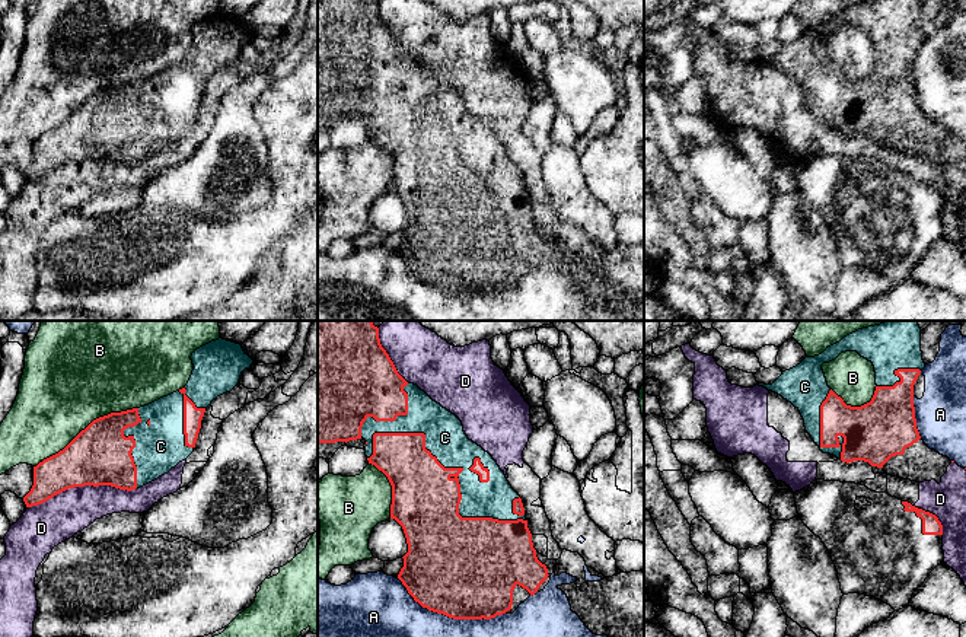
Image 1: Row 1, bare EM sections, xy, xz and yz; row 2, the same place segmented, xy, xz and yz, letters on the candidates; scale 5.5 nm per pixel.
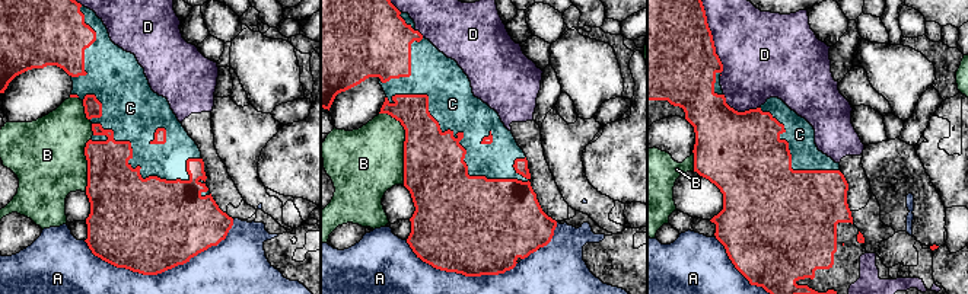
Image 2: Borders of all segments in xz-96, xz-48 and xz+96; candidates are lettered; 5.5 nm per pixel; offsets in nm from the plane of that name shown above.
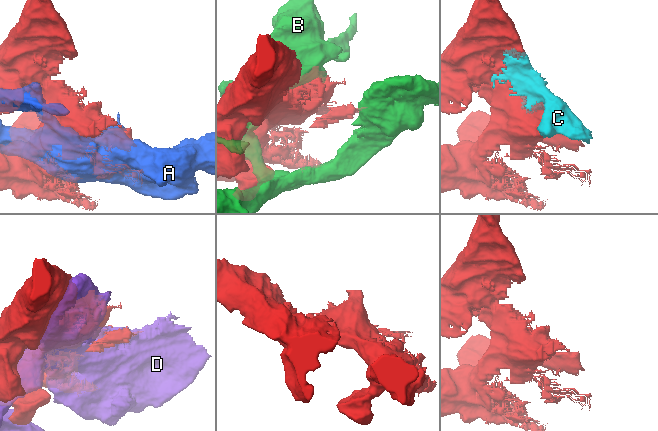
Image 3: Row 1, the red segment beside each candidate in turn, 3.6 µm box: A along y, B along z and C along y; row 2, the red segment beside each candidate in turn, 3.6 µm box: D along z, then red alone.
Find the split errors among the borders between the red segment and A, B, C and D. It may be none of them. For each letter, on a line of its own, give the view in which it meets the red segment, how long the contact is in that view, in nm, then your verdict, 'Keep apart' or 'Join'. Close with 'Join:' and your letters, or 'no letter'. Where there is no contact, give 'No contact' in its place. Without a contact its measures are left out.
A: Touches red in xz. Shared border 650 nm. Keep apart
B: Touches red in xy. Shared border 650 nm. Keep apart
C: Touches red in xz. Shared border 950 nm. Join
D: Touches red in xy. Shared border 600 nm. Keep apart
Join: C

